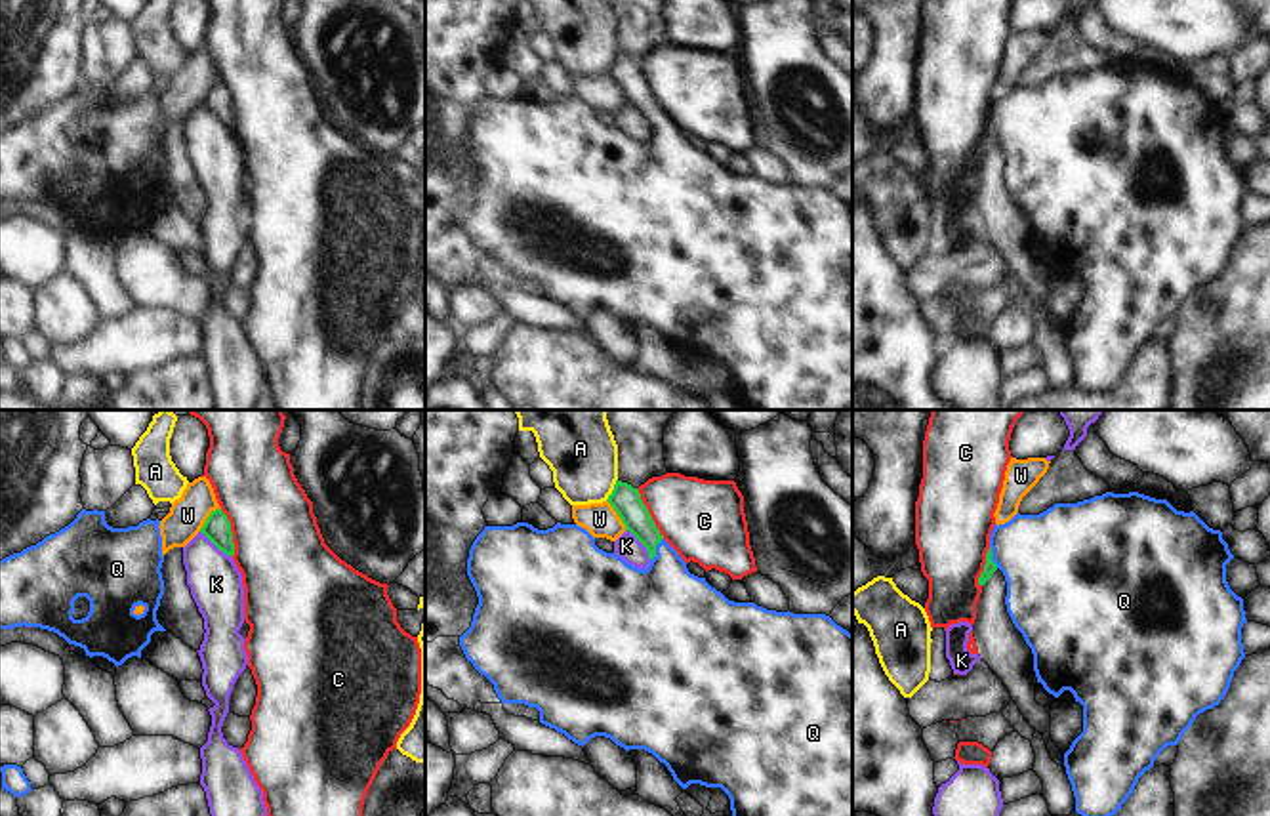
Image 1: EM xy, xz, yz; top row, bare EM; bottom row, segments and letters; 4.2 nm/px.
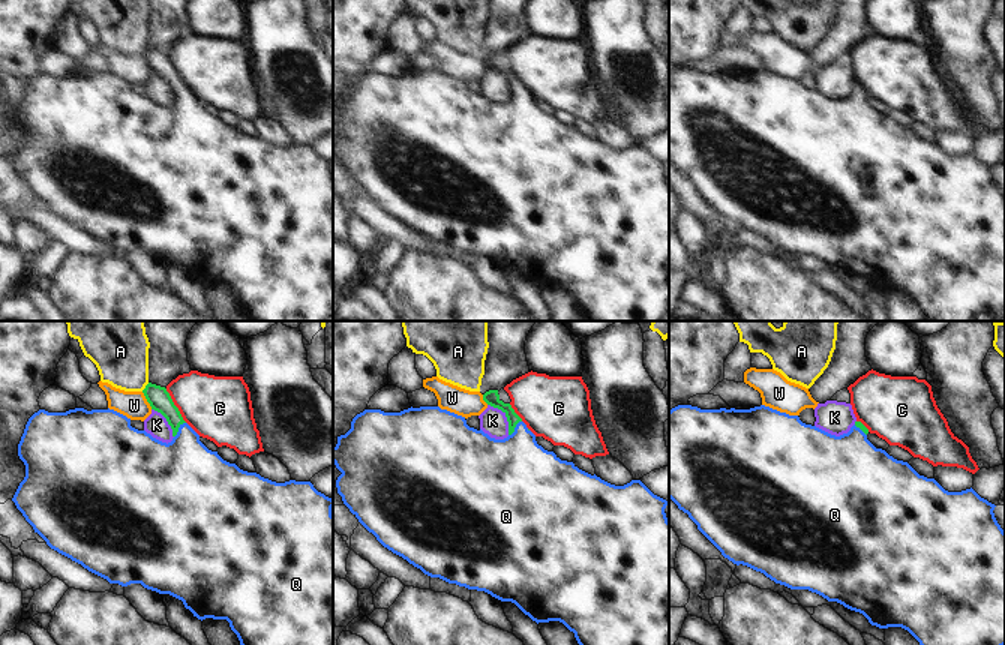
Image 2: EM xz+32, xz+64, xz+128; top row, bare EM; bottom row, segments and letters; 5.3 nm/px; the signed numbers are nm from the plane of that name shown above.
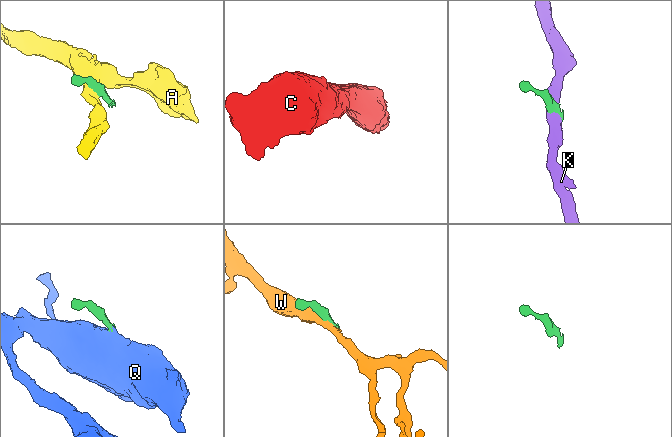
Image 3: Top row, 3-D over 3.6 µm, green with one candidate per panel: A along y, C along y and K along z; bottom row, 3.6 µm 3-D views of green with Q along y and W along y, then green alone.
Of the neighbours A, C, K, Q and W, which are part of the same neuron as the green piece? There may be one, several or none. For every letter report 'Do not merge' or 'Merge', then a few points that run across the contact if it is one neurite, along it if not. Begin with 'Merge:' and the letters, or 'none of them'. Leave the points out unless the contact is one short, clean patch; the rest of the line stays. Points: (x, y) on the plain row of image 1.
Merge: Q
A: Do not merge. Line: xz (616, 52), (605, 73)
C: Do not merge
K: Do not merge. Line: xz (626, 102), (651, 132)
Q: Merge. Line: xz (626, 73), (655, 122), (660, 182)
W: Do not merge. Line: xy (220, 81), (210, 86), (199, 103).

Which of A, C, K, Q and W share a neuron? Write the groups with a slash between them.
A / C / K / Q / W

